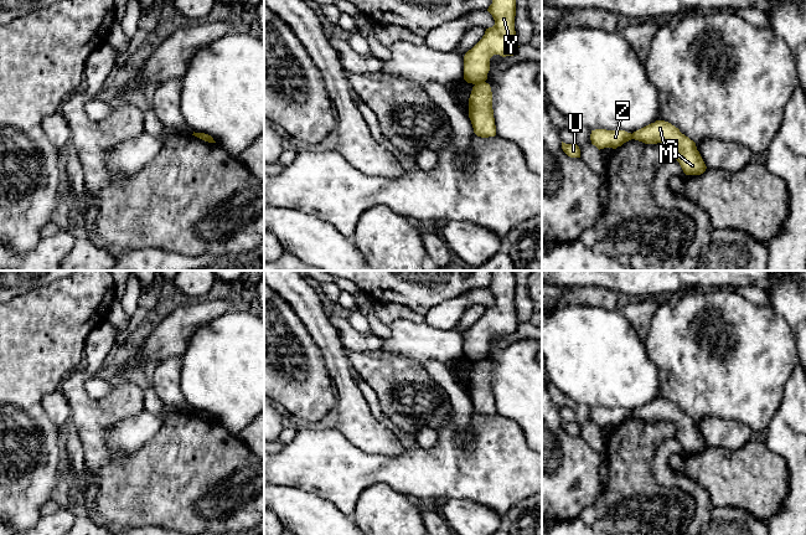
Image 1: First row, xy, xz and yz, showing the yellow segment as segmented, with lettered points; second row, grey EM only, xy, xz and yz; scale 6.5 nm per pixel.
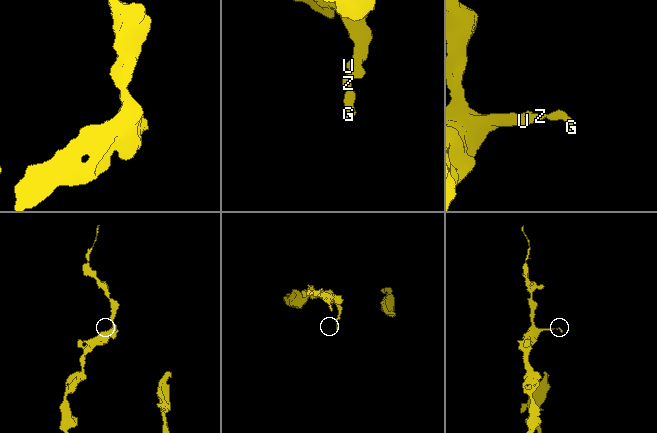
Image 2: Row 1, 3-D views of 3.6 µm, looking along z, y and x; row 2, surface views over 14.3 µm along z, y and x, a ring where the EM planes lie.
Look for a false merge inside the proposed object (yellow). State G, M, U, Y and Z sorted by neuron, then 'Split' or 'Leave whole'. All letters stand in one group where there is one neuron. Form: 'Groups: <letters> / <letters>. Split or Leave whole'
Groups: G M / U Y Z. Split

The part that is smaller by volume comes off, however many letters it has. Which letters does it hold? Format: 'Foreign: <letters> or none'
Foreign: G, M

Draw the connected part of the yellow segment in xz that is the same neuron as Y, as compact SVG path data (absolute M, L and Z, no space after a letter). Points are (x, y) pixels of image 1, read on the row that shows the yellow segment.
M492 0L487 11L495 25L486 29L482 38L464 56L464 79L472 84L487 79L494 55L513 56L520 47L515 31L516 0Z

